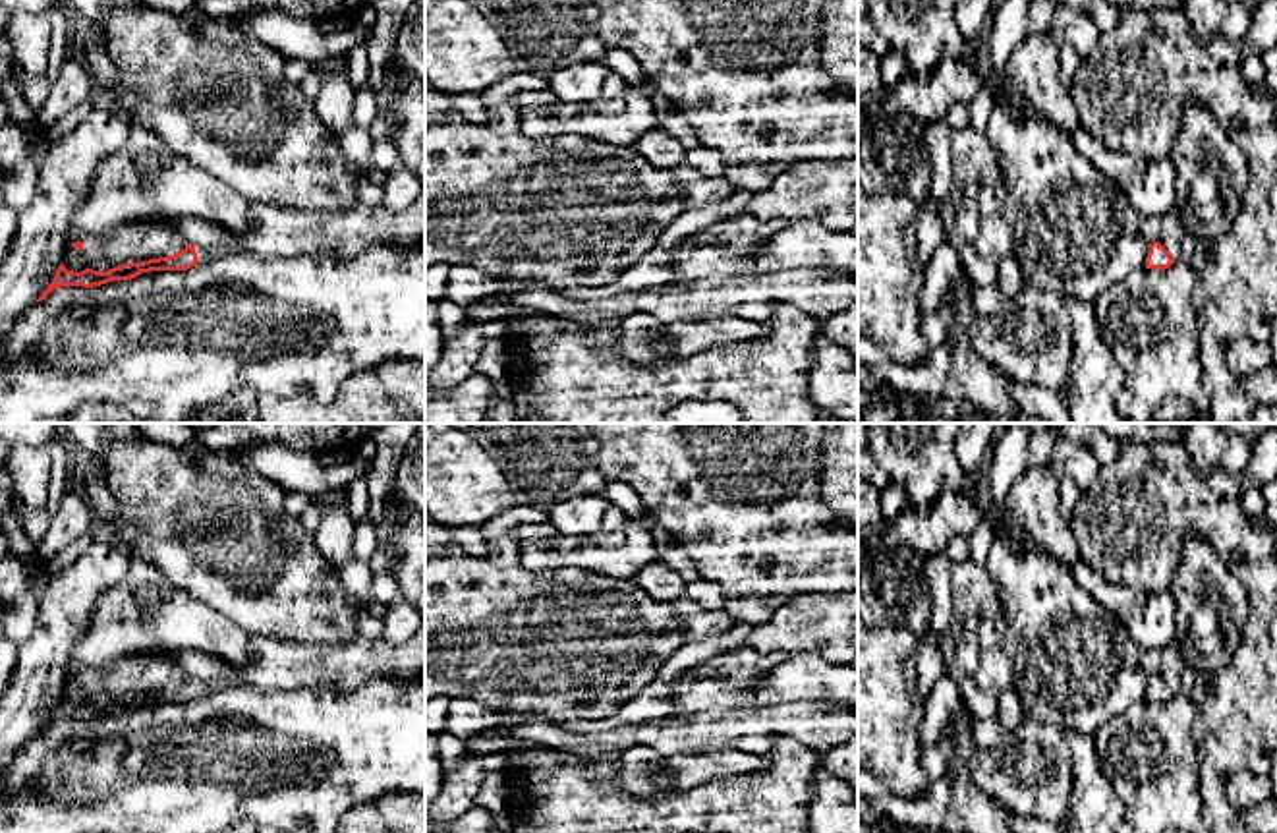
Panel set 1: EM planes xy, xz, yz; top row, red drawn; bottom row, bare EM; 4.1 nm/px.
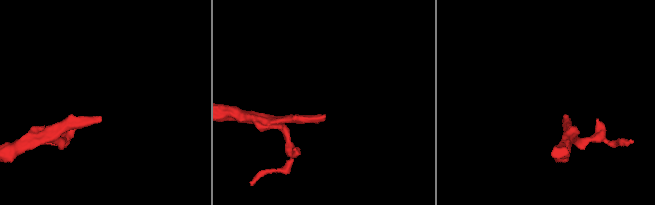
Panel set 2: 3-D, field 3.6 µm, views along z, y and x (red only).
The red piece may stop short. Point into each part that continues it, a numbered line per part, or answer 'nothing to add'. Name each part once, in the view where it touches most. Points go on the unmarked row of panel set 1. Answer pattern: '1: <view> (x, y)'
1: yz (1173, 671)

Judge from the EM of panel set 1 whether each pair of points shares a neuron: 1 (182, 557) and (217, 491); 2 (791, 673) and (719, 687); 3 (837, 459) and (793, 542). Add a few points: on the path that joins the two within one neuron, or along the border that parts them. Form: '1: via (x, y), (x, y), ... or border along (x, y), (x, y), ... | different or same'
1: via (170, 540), (170, 530), (199, 509) | same
2: via (773, 689), (756, 698), (737, 696) | same
3: border along (820, 445), (820, 499), (833, 515) | different

